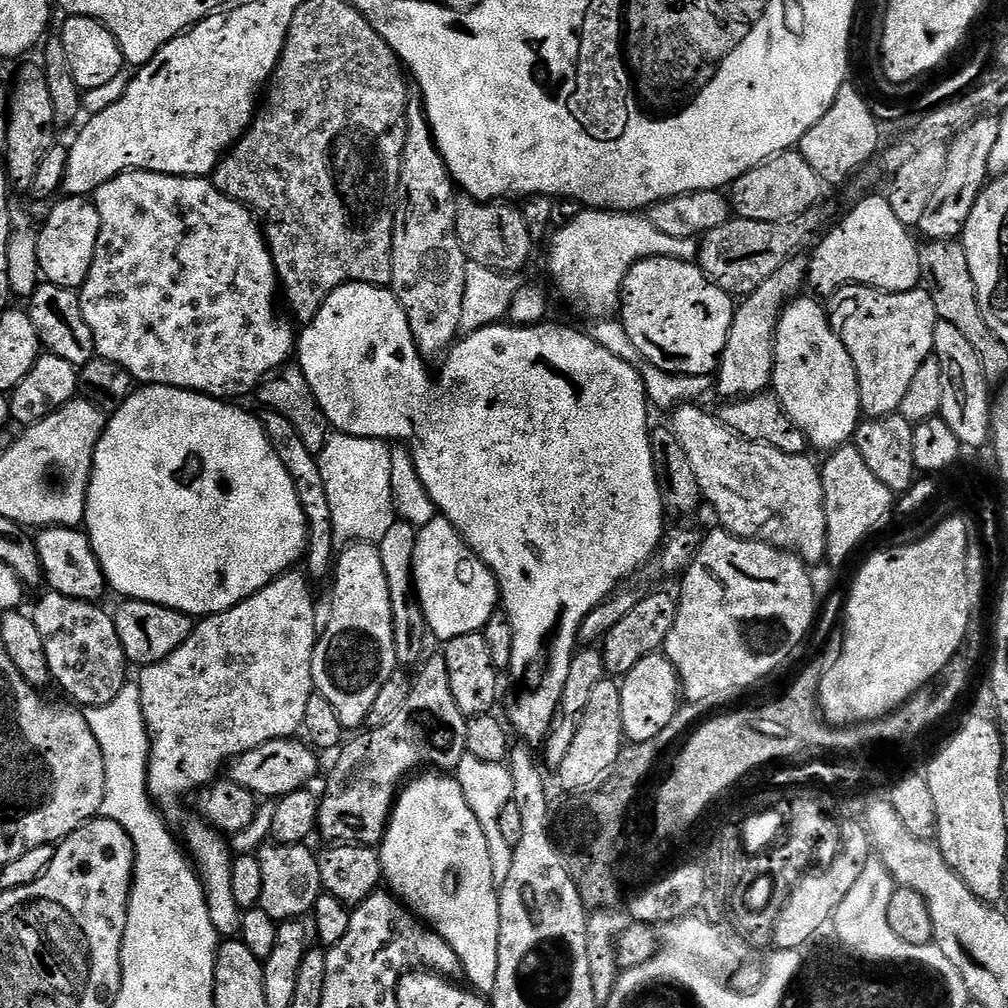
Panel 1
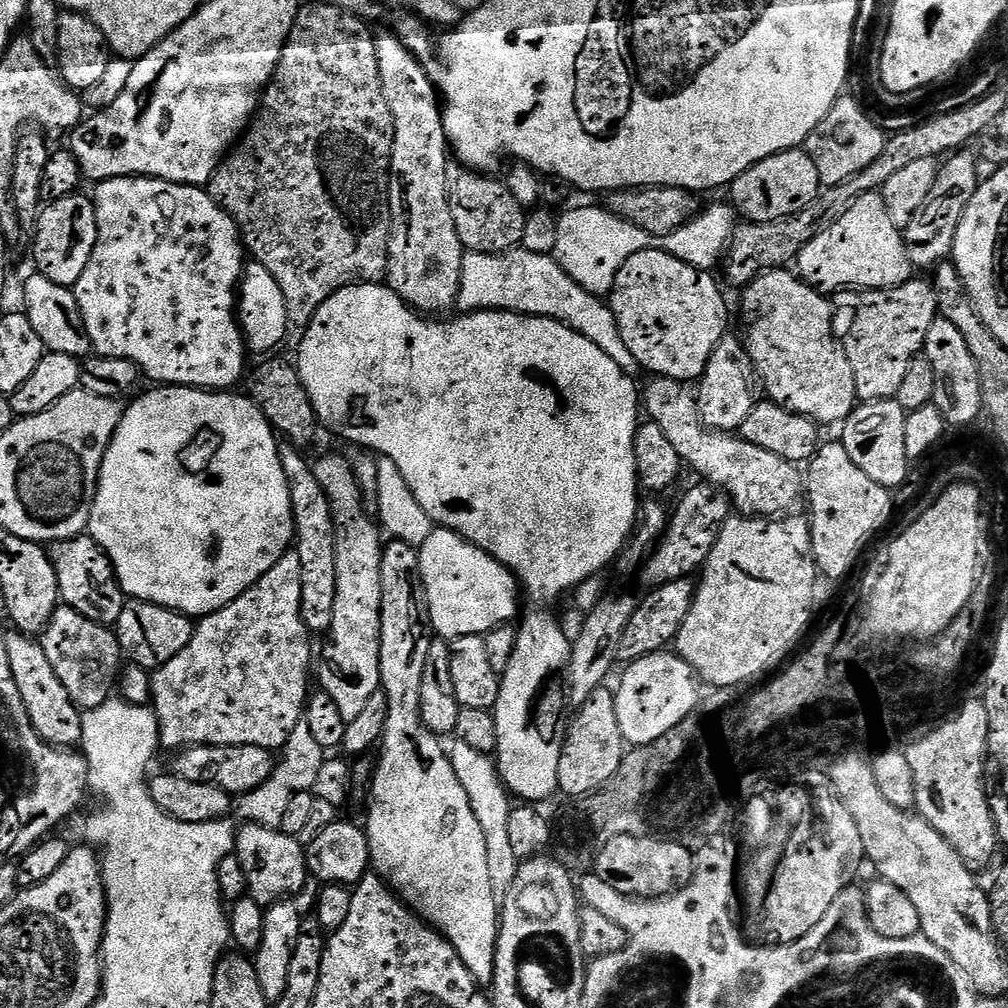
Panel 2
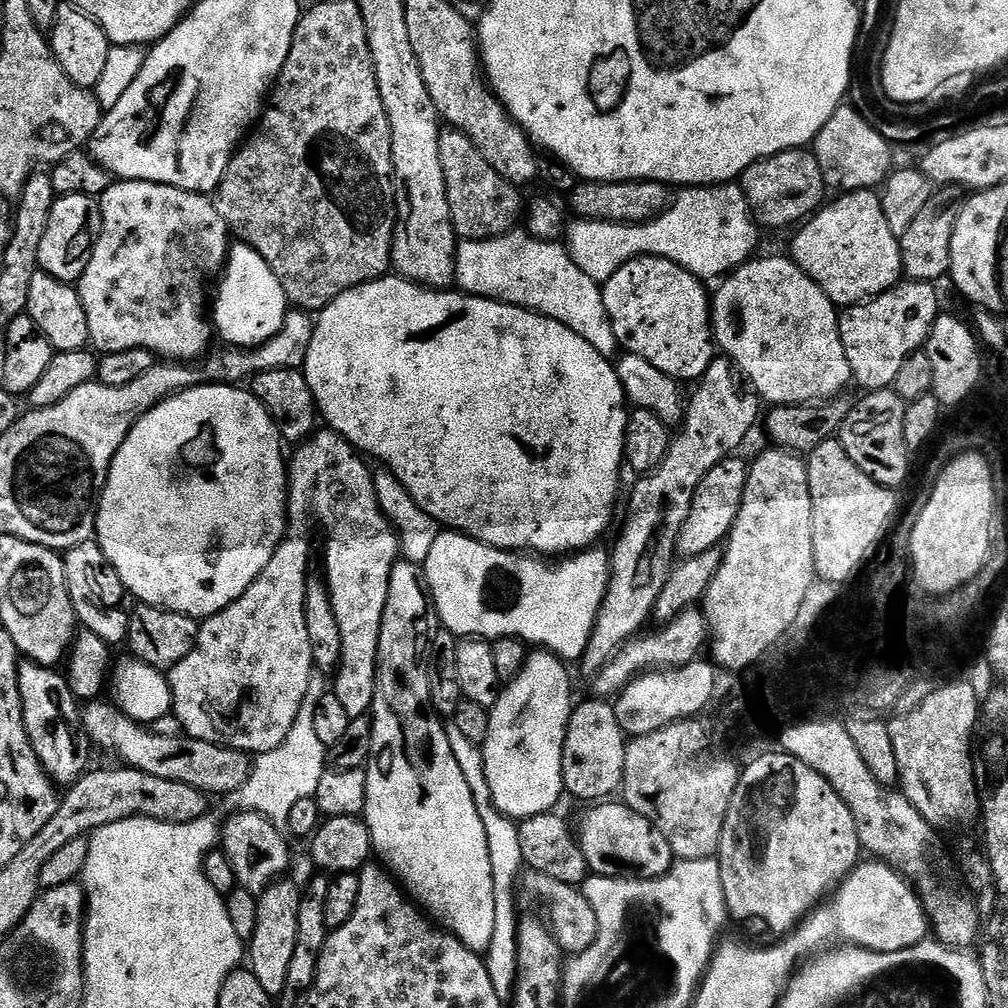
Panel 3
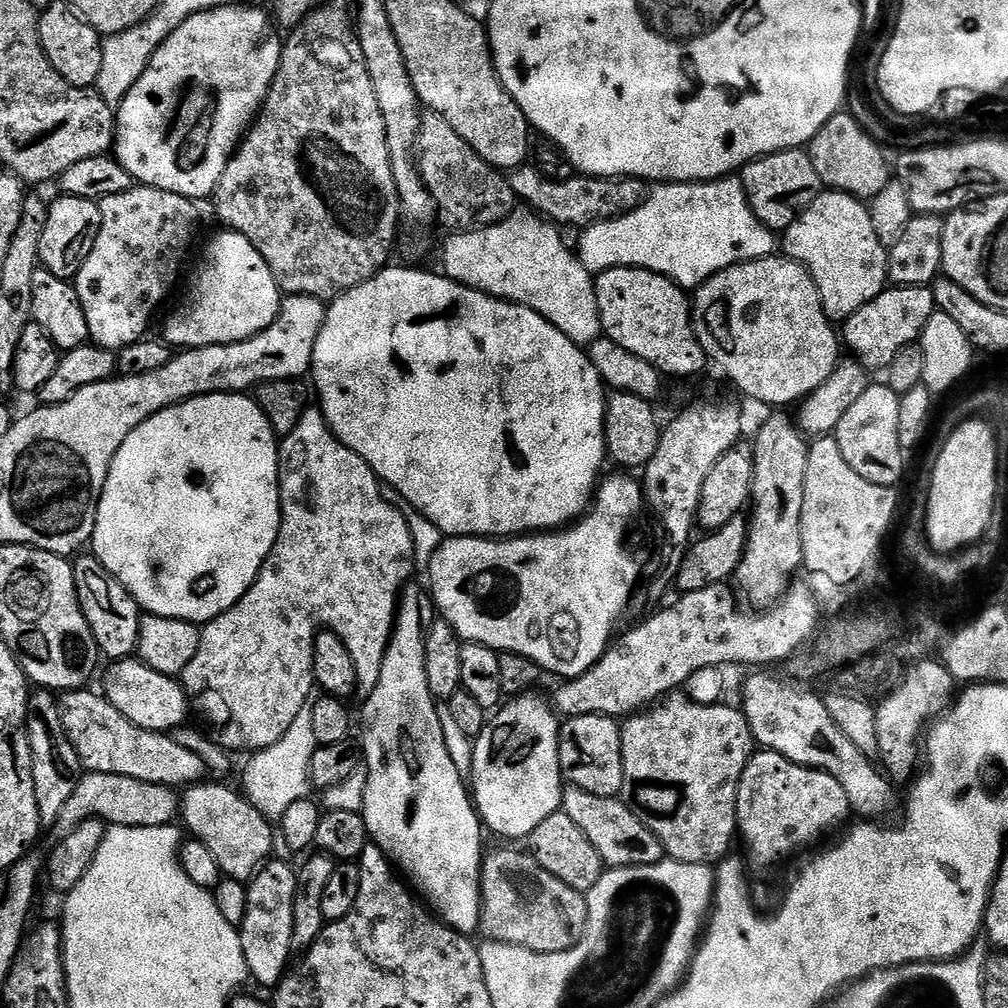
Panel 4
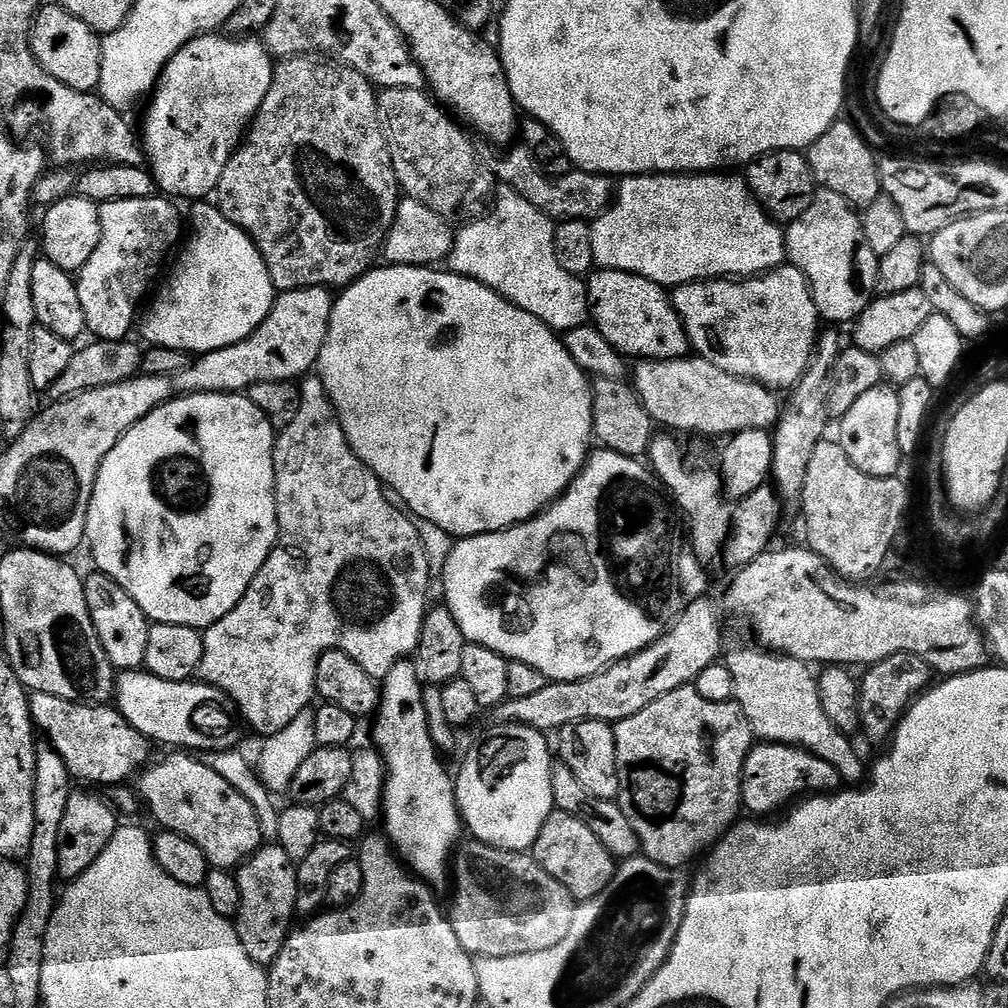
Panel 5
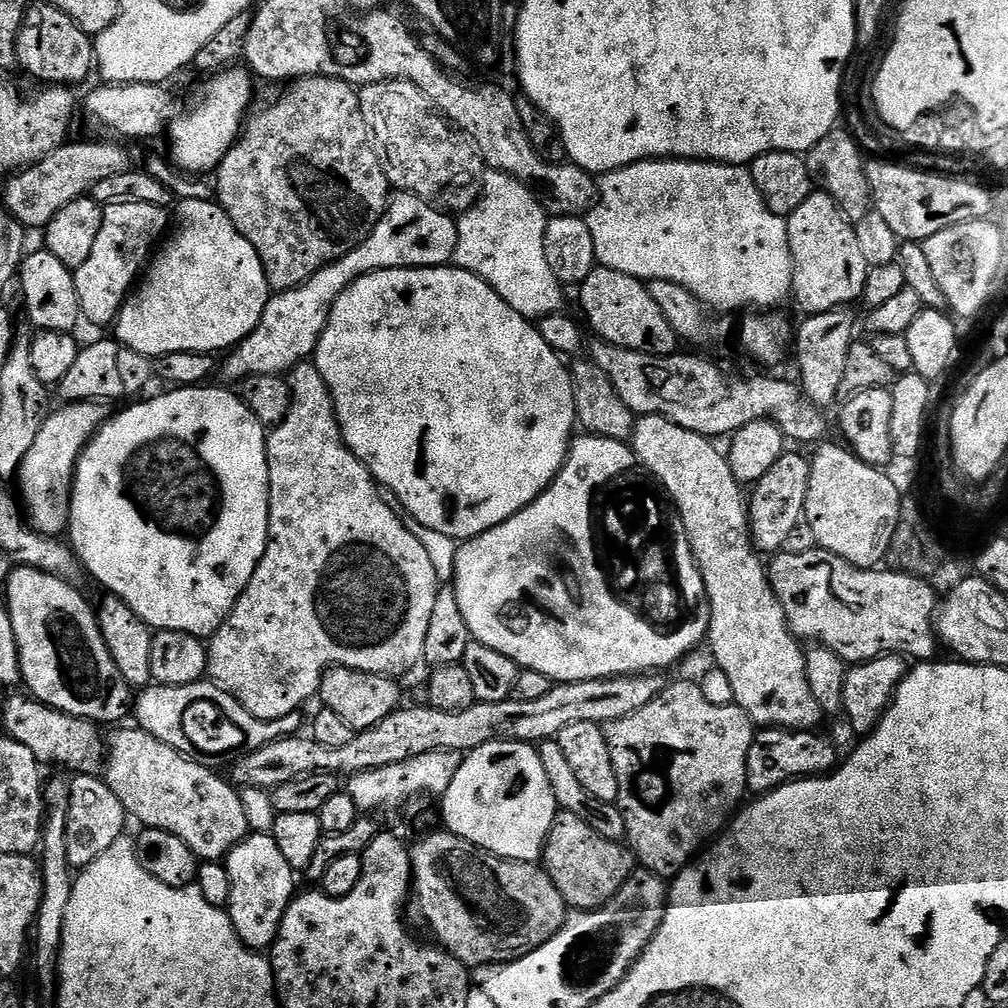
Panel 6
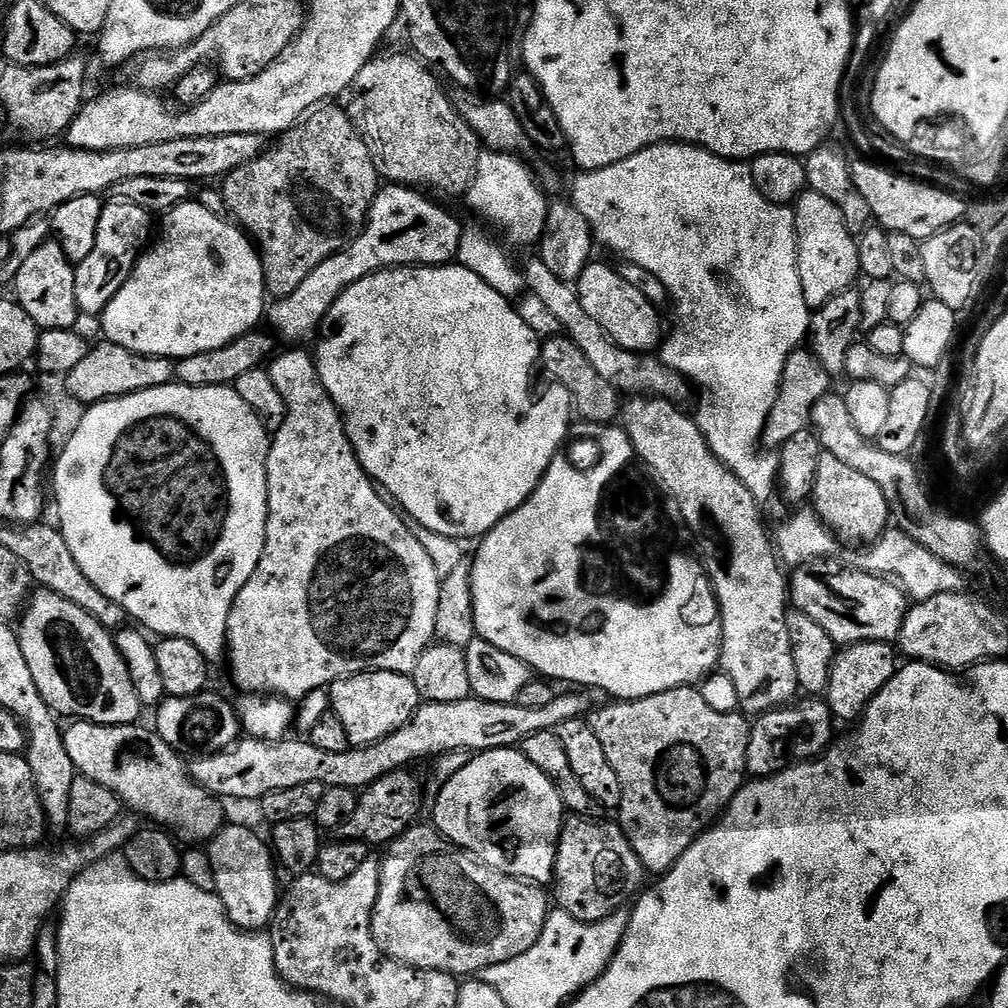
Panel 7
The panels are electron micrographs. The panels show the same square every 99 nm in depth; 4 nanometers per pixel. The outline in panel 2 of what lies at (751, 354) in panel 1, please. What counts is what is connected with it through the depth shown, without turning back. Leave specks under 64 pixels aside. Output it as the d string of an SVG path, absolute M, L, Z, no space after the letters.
M726 334L718 342L703 376L698 381L700 392L696 396L696 405L700 408L700 418L709 428L717 432L735 433L750 418L752 408L758 403L756 388L752 380L756 376L756 368L748 353L745 341L733 334Z

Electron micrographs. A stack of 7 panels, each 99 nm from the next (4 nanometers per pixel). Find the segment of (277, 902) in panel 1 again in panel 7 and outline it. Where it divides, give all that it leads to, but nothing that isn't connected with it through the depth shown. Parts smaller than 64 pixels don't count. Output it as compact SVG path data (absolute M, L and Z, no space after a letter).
M89 720L69 724L63 729L64 741L77 773L106 786L137 817L145 816L145 821L171 830L181 841L188 840L184 842L213 840L224 827L225 805L192 779L180 753L162 742L151 727L140 728L139 723L92 724Z

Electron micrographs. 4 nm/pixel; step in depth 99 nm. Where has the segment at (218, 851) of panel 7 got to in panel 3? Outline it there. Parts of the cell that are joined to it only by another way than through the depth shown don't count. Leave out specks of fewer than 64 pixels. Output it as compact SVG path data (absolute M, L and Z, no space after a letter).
M281 878L275 884L259 893L258 896L258 926L254 930L251 940L246 944L246 964L250 971L254 974L254 978L258 978L258 982L262 985L262 990L266 990L266 994L273 998L283 997L286 982L286 973L290 971L290 958L294 955L294 942L298 934L298 906L300 905L301 889L296 888L294 882L289 878Z

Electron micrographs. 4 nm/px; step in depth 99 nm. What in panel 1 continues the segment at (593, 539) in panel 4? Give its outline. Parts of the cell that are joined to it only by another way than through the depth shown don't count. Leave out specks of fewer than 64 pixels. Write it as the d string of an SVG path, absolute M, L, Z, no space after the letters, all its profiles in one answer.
M439 514L416 533L412 582L429 633L440 642L483 632L501 603L500 589L491 570L474 555L468 543L461 540L460 531Z

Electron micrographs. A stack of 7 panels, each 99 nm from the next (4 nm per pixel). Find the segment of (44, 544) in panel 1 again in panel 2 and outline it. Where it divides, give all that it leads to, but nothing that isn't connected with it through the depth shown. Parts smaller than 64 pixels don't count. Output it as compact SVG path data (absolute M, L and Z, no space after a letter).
M85 534L56 541L51 545L50 555L58 578L61 601L67 607L78 610L78 614L86 614L86 618L94 622L115 626L118 618L122 618L126 593L120 587L120 579L116 577L112 560L105 554L104 547L91 534Z

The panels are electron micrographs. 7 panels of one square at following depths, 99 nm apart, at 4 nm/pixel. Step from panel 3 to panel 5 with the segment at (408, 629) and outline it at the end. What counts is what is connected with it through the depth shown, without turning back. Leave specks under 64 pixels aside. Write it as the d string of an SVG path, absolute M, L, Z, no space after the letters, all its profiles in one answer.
M402 658L390 670L390 674L383 677L380 706L375 713L376 743L380 755L384 760L384 770L387 780L384 784L384 798L382 823L383 831L392 842L392 847L398 853L399 859L419 879L429 885L437 886L450 876L450 861L457 847L456 839L462 833L460 807L456 804L456 785L453 777L448 776L444 769L441 753L432 741L431 726L428 721L426 706L423 704L423 690L420 669L411 659Z

